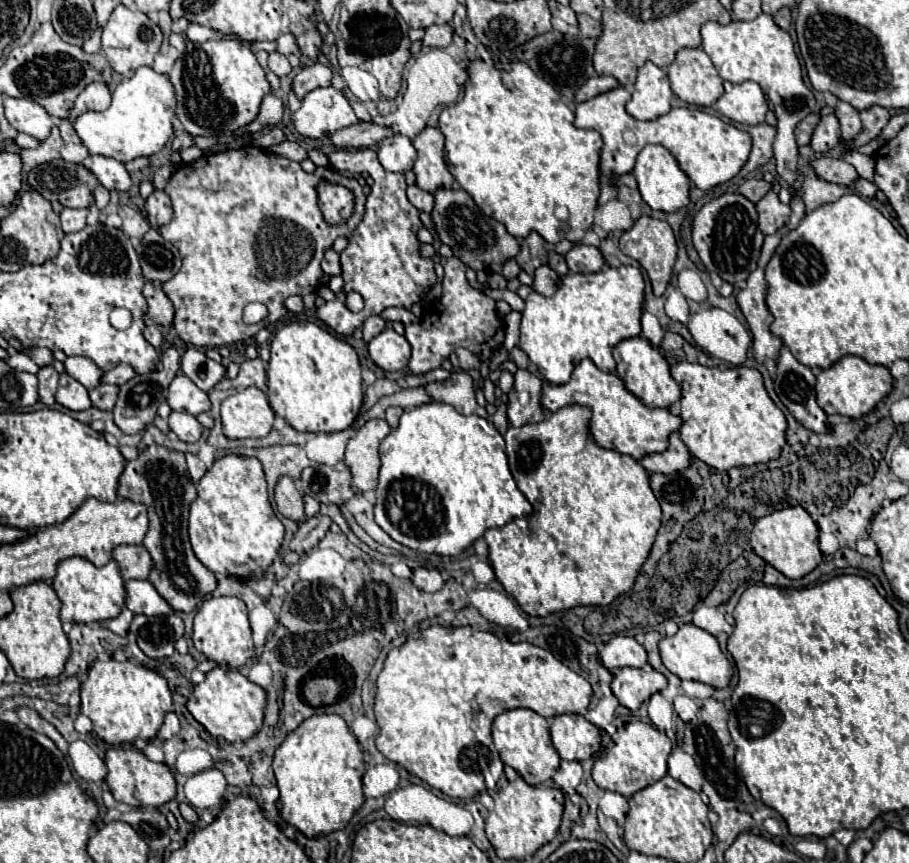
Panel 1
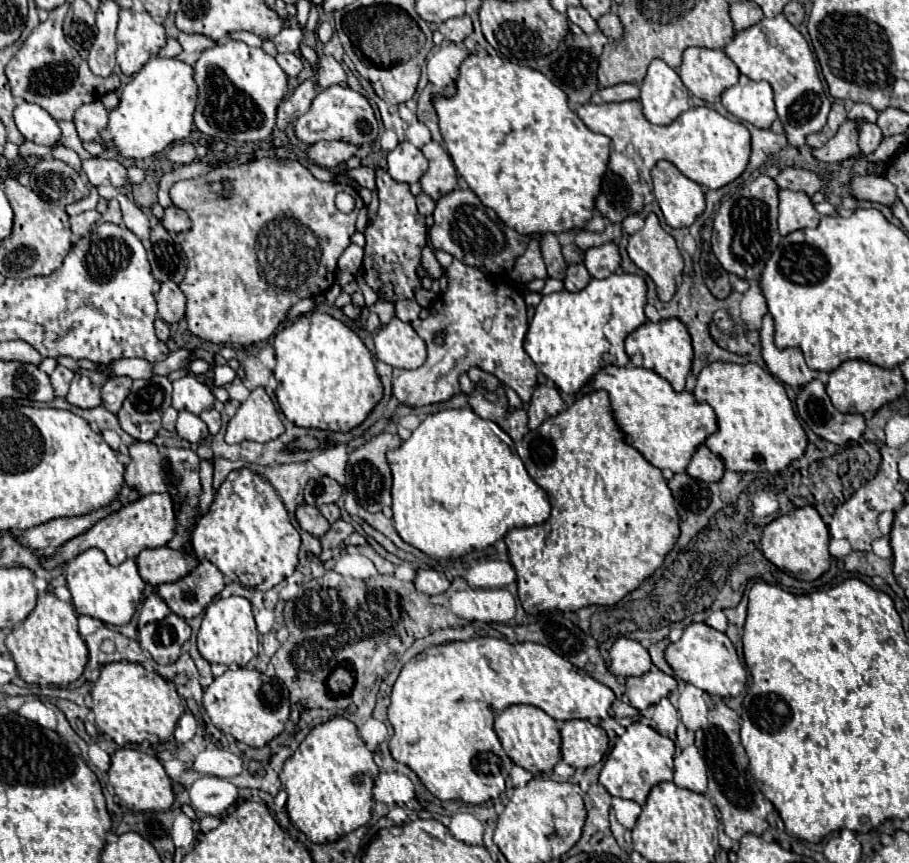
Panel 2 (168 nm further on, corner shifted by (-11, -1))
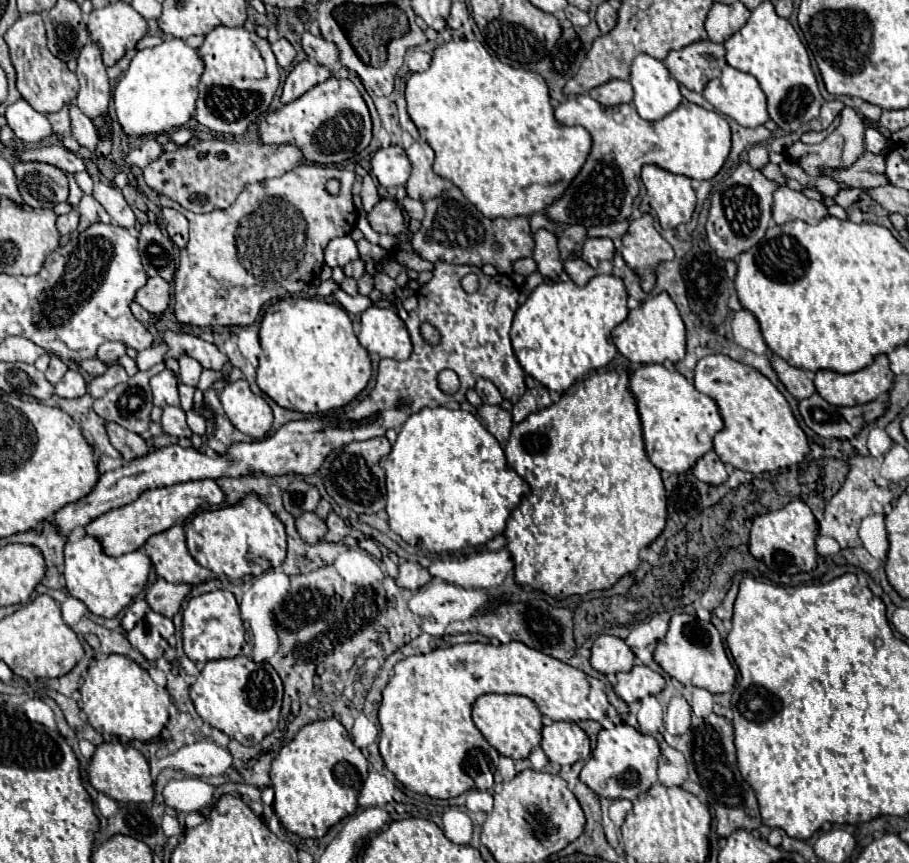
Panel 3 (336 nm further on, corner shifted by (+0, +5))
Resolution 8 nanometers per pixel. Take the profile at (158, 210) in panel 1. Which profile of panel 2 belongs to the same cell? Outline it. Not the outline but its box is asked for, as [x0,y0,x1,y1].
[162,207,190,233]

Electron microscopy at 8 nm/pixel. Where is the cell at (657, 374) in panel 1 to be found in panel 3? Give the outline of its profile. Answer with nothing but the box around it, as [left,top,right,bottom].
[611,293,685,365]

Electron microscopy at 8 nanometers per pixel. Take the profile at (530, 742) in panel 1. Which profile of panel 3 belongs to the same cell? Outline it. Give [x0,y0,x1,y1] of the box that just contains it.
[473,695,543,761]

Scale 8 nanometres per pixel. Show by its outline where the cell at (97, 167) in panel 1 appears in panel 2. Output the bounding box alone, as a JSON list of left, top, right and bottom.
[82,159,126,187]

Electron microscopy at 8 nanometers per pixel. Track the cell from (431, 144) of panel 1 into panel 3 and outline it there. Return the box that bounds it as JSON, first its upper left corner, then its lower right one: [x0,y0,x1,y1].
[407,141,445,201]

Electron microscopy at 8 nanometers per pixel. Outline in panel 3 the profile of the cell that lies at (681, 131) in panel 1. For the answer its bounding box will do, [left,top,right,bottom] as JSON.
[547,95,731,227]

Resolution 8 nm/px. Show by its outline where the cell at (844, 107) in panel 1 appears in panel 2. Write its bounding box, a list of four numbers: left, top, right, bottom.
[858,123,882,155]

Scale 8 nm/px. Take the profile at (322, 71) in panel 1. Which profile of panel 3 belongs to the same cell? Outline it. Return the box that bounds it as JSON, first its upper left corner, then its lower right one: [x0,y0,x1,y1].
[301,31,339,69]

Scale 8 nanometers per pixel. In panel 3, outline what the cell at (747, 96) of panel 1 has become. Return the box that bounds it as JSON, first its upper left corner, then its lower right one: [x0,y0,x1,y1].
[703,65,769,127]

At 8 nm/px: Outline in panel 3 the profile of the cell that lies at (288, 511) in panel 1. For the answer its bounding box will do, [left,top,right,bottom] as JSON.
[295,513,327,543]

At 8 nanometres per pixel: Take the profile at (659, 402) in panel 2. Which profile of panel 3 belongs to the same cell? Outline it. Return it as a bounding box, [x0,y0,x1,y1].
[629,365,723,473]

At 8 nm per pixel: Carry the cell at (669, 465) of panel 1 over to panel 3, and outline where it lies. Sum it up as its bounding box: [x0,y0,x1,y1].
[691,451,727,485]

